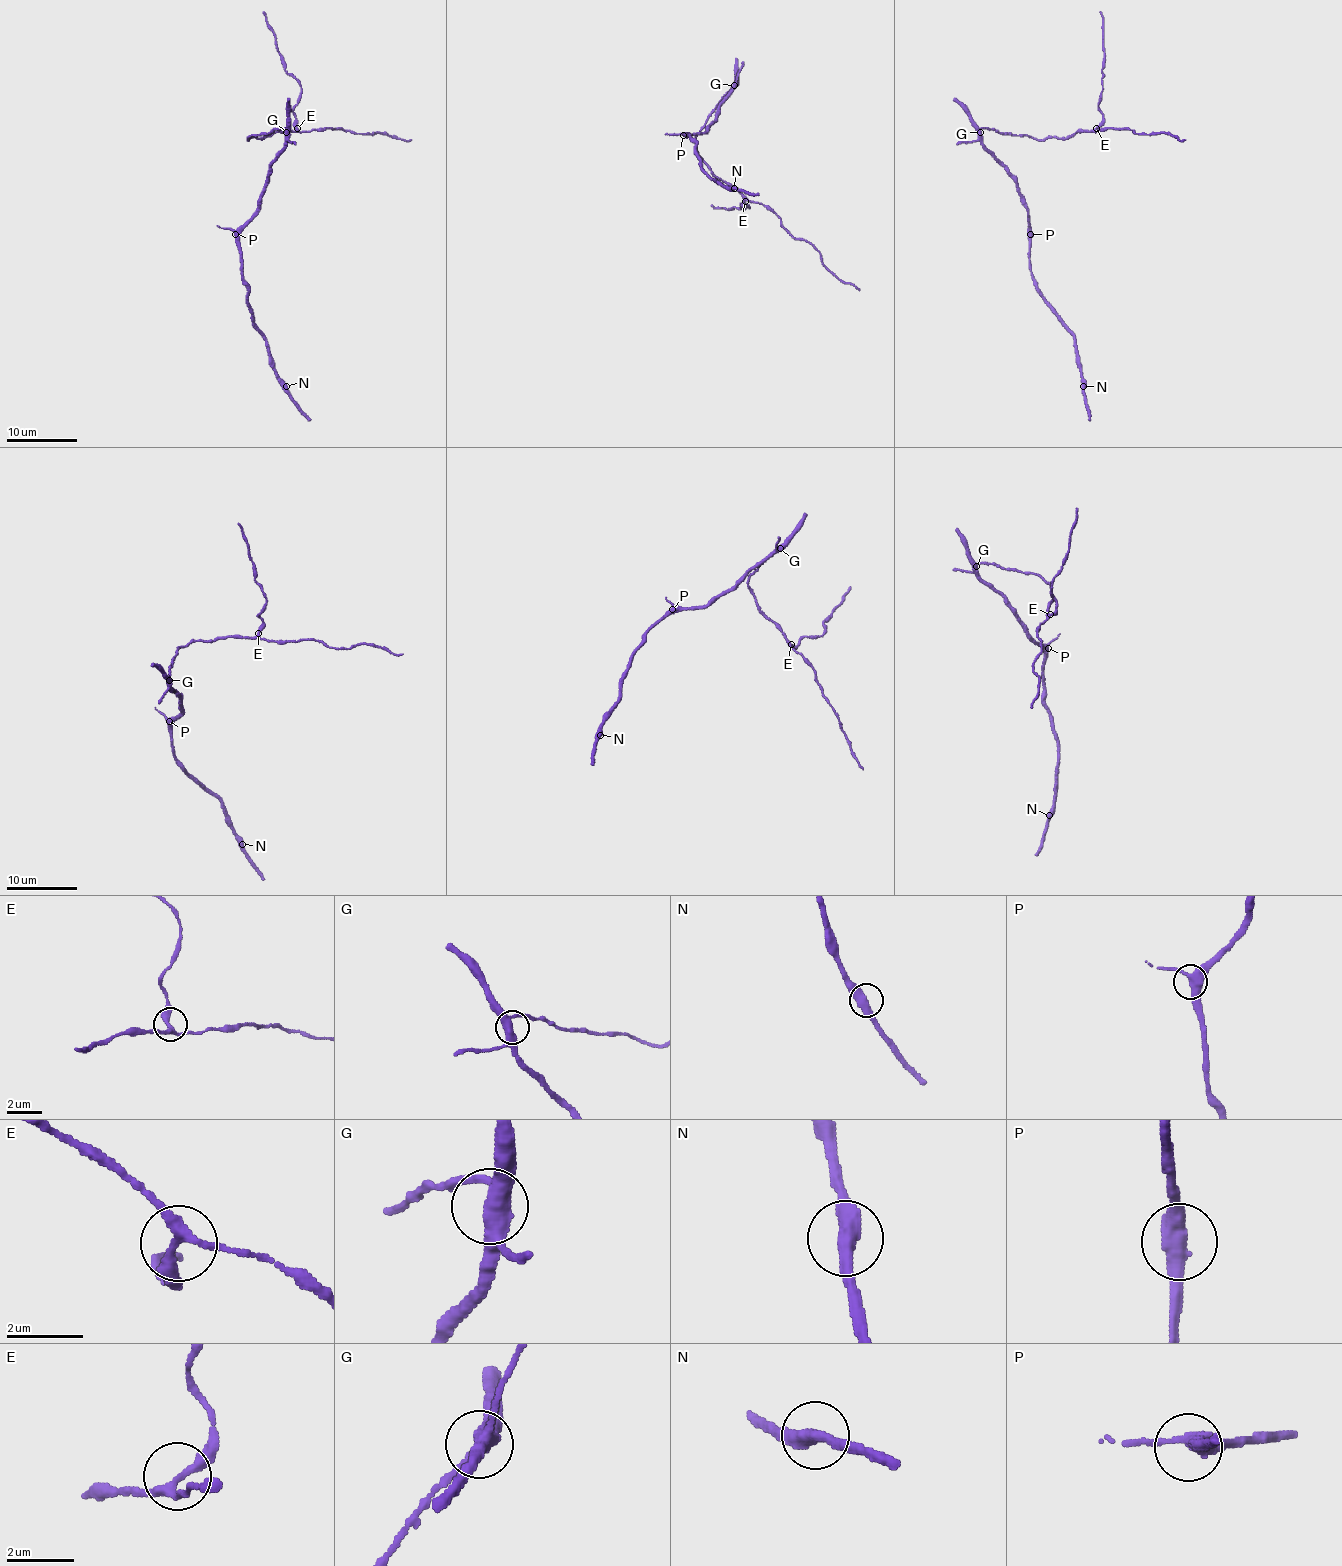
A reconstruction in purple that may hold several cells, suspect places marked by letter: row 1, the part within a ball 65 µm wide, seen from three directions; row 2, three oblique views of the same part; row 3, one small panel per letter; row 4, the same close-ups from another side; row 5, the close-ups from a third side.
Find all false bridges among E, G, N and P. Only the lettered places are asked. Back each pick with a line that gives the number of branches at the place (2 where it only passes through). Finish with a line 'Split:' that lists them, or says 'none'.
Split: none

